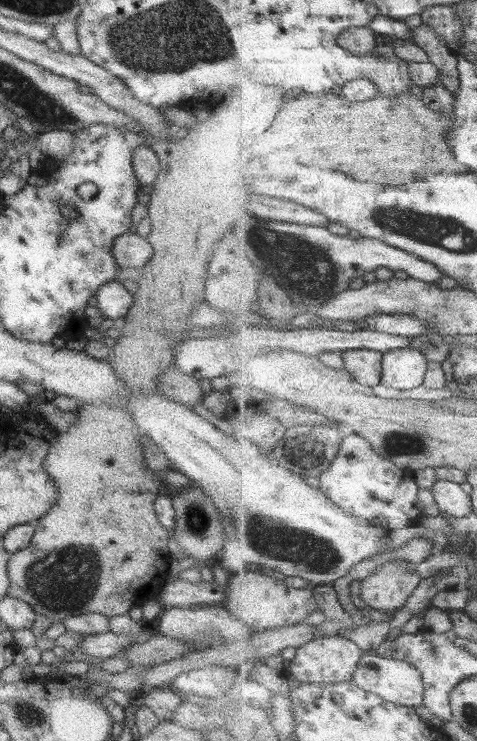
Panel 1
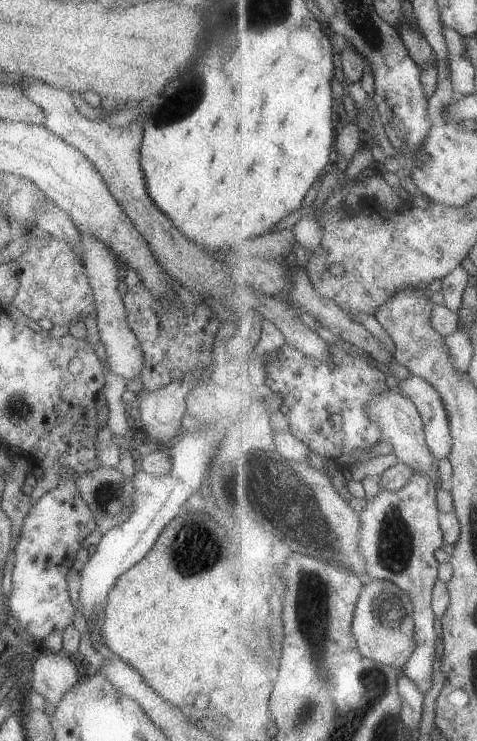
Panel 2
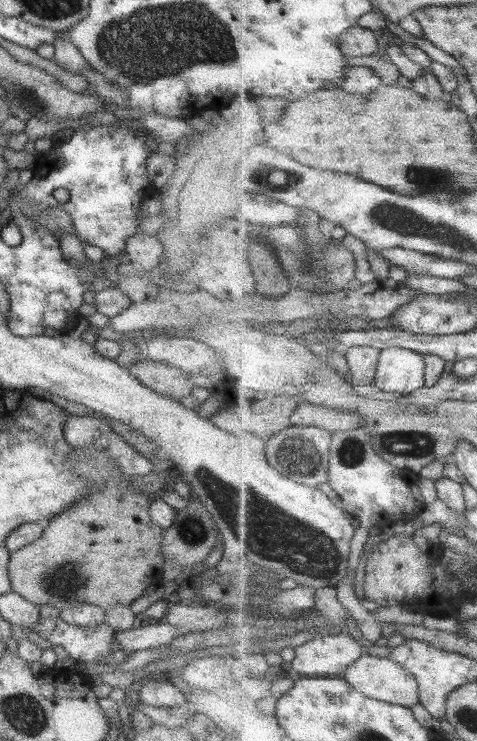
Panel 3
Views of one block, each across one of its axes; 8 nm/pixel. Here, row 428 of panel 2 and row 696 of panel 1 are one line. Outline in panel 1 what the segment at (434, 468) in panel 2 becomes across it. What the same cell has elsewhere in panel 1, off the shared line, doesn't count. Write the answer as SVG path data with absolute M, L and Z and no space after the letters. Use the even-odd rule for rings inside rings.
M367 652L361 658L359 669L357 669L357 673L353 676L353 681L357 683L357 686L367 690L367 692L374 692L389 702L408 707L424 704L424 694L426 691L424 677L417 668L407 664L407 662L393 660L390 657L380 658L377 652Z

